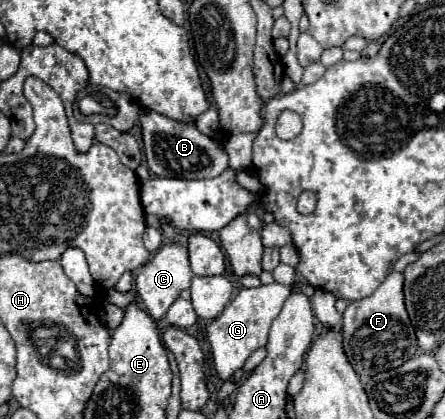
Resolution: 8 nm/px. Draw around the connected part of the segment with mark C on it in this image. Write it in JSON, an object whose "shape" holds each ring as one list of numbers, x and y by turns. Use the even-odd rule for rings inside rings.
{"shape":[[166,243,160,247,160,251,152,257,150,263,146,263,144,267,138,269,138,275,136,275,138,299,142,299,150,317,154,321,160,321,166,315,166,311,170,309,170,305,178,299,178,295,190,287,192,277,194,277,194,273,190,269,186,247,180,243]]}

